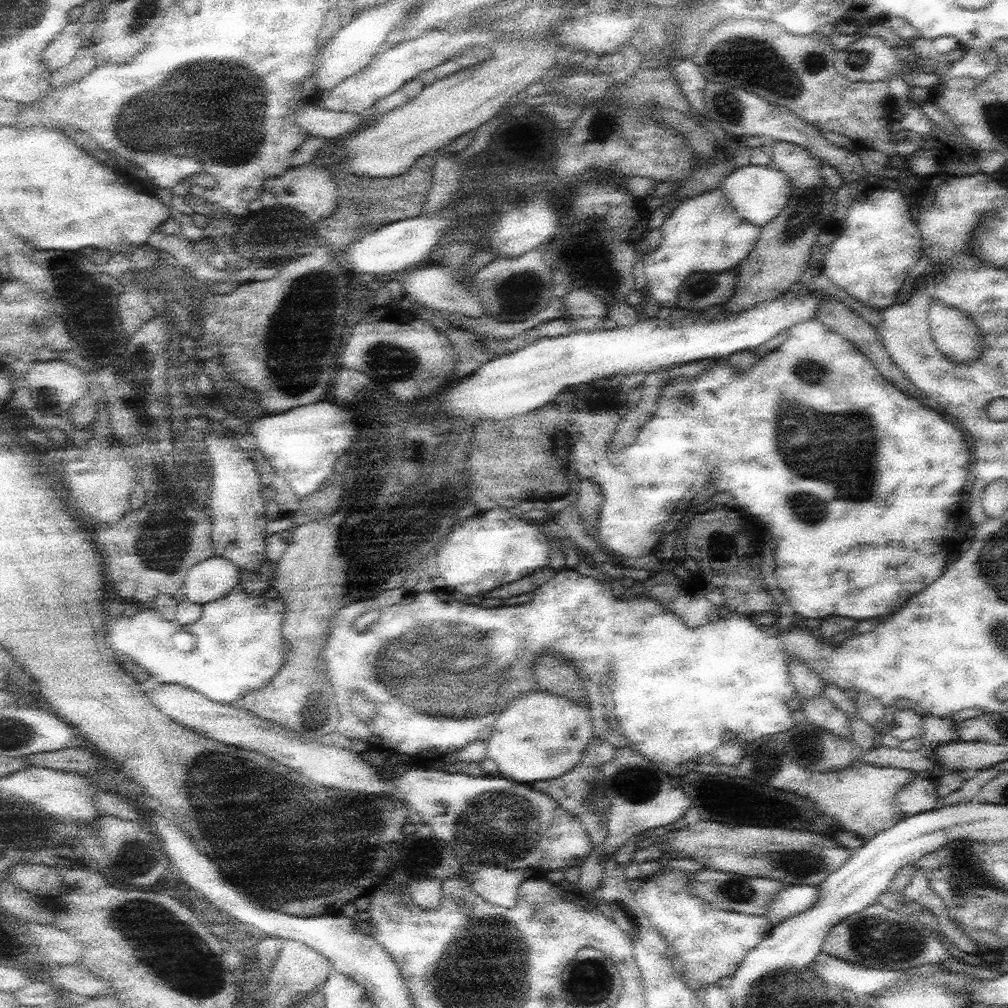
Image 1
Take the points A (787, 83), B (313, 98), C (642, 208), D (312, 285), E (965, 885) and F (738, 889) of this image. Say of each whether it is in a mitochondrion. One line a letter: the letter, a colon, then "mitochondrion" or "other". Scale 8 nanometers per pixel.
A: mitochondrion
B: other
C: other
D: mitochondrion
E: mitochondrion
F: mitochondrion

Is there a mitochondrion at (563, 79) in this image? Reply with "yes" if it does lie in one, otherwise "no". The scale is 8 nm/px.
no

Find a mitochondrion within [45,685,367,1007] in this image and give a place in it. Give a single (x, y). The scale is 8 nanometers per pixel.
(151, 921)

